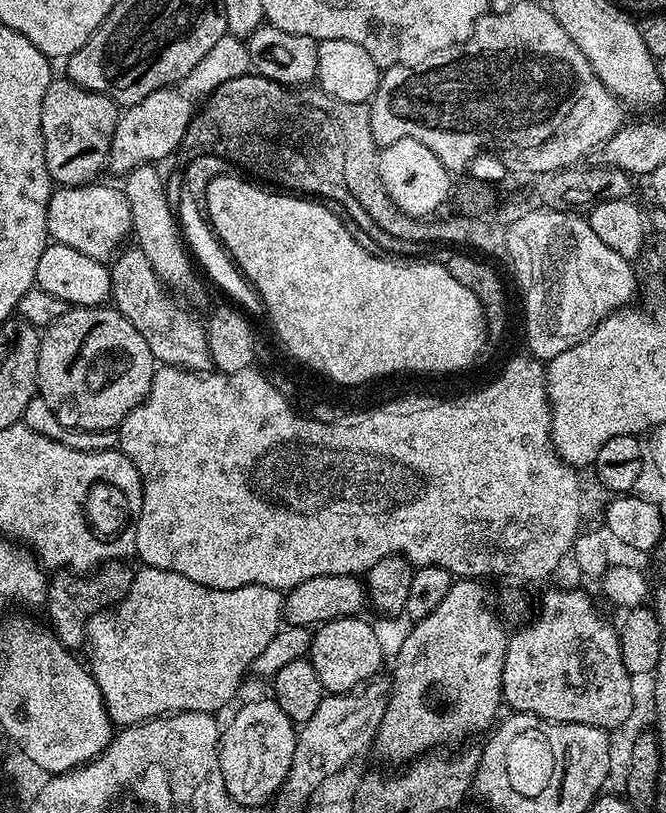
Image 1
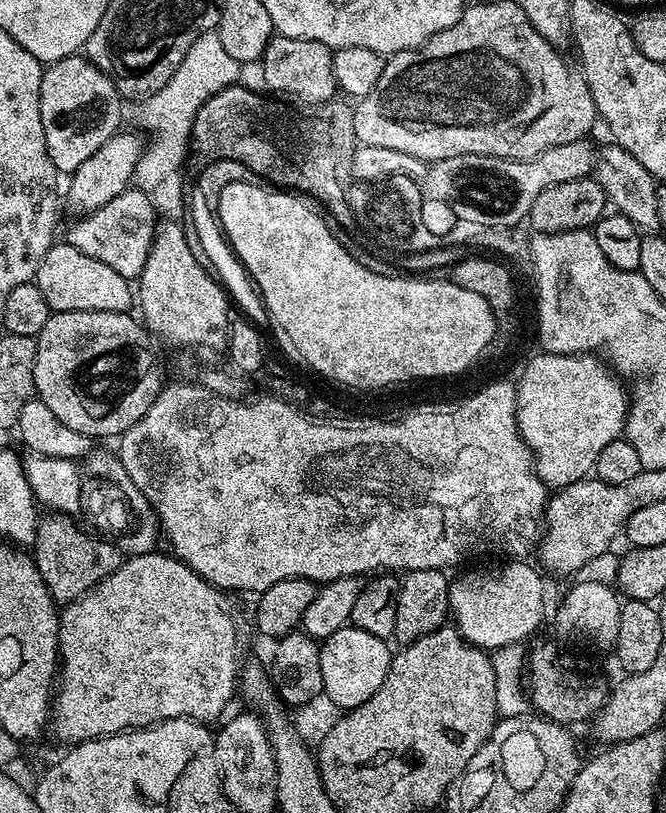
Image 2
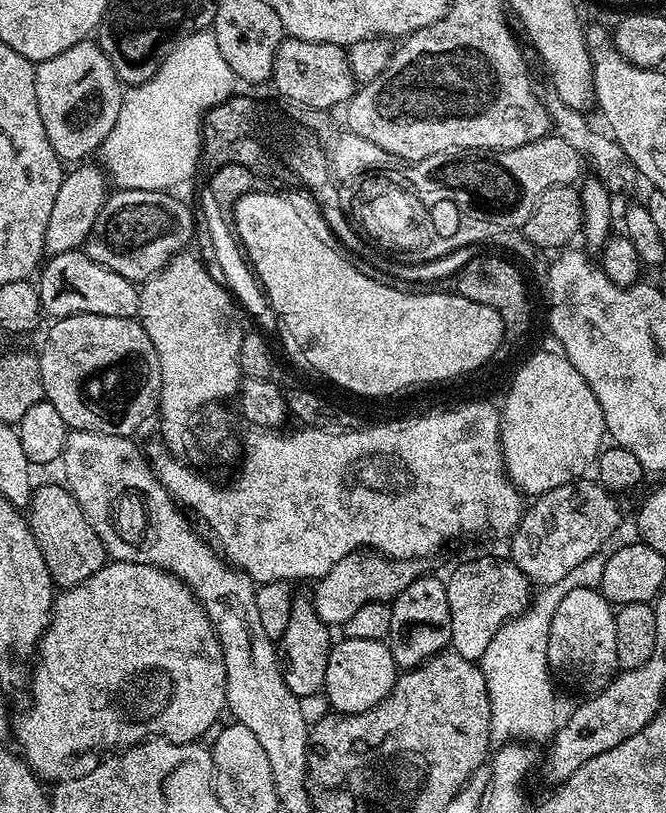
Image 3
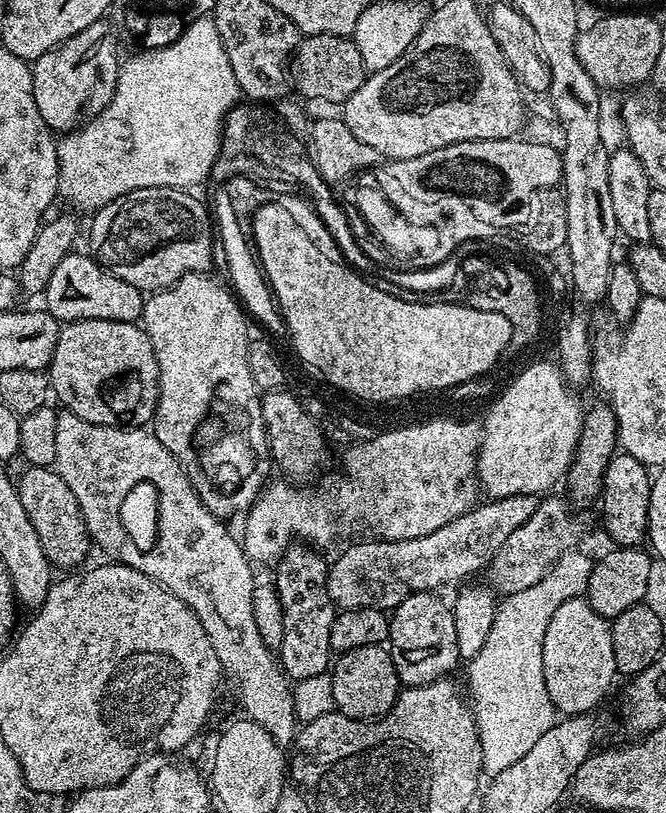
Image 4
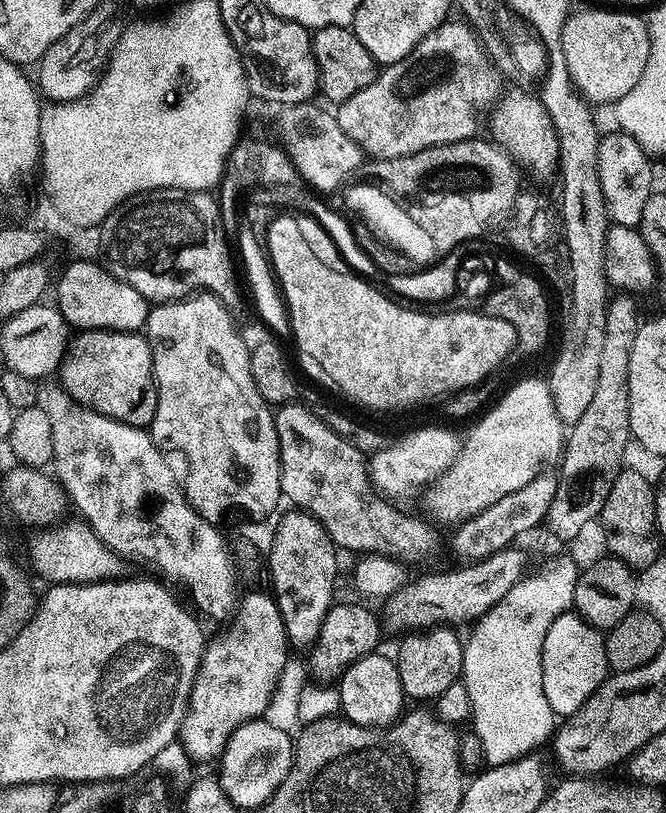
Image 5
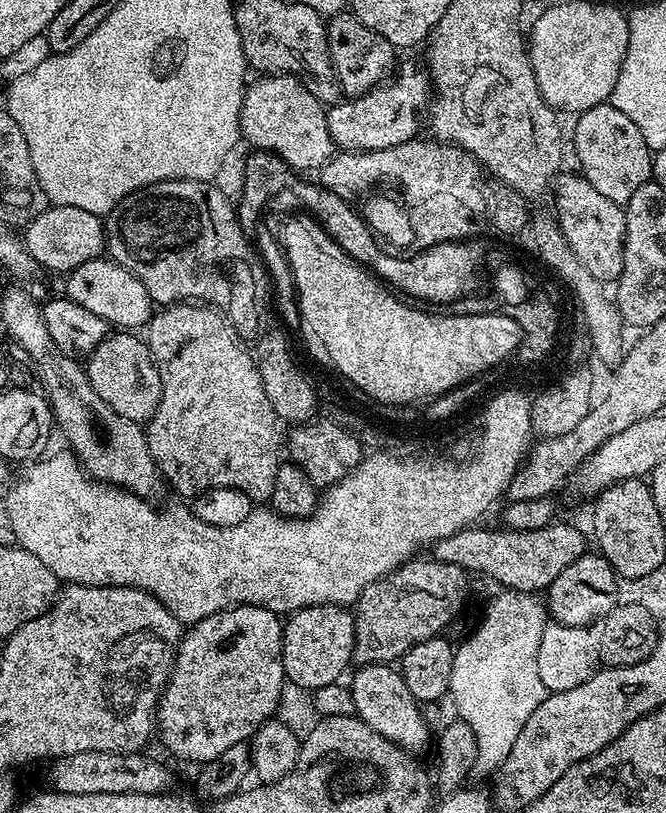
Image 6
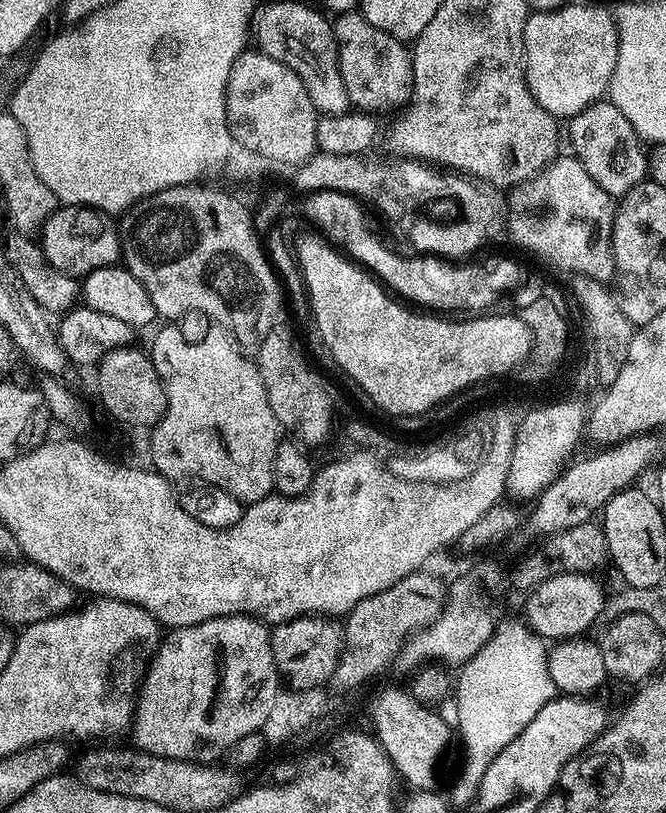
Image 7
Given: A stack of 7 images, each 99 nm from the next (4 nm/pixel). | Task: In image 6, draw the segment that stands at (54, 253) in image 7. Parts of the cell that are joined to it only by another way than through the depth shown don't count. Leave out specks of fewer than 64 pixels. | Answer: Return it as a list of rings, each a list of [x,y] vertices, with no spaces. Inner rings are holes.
[[[49,206],[28,225],[23,233],[24,245],[41,269],[67,274],[91,260],[101,259],[106,248],[106,224],[101,217],[77,208]]]

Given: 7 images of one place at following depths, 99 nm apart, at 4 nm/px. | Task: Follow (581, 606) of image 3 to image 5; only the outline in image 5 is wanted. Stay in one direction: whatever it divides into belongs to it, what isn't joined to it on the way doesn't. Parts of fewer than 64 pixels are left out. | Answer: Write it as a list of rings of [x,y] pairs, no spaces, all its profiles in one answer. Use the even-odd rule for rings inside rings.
[[[572,610],[550,622],[546,642],[542,642],[542,687],[546,690],[546,702],[550,702],[553,714],[559,708],[578,711],[588,701],[590,694],[594,694],[594,690],[598,690],[598,686],[608,679],[610,669],[605,639],[605,633],[601,629]]]

